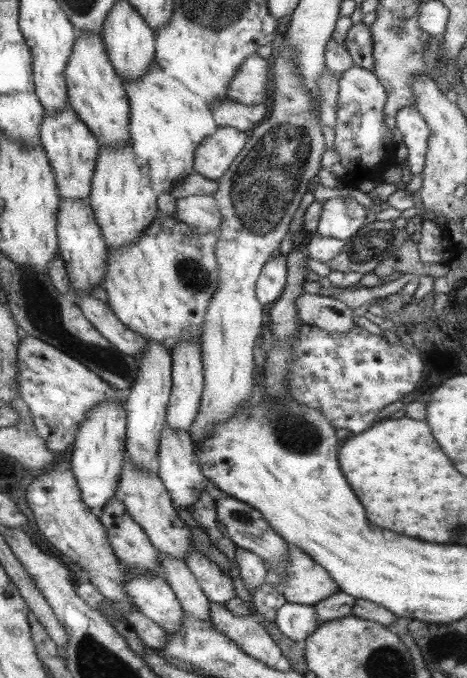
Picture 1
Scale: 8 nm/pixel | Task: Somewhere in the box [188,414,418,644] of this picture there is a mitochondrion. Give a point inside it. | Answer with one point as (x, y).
(244, 519)

